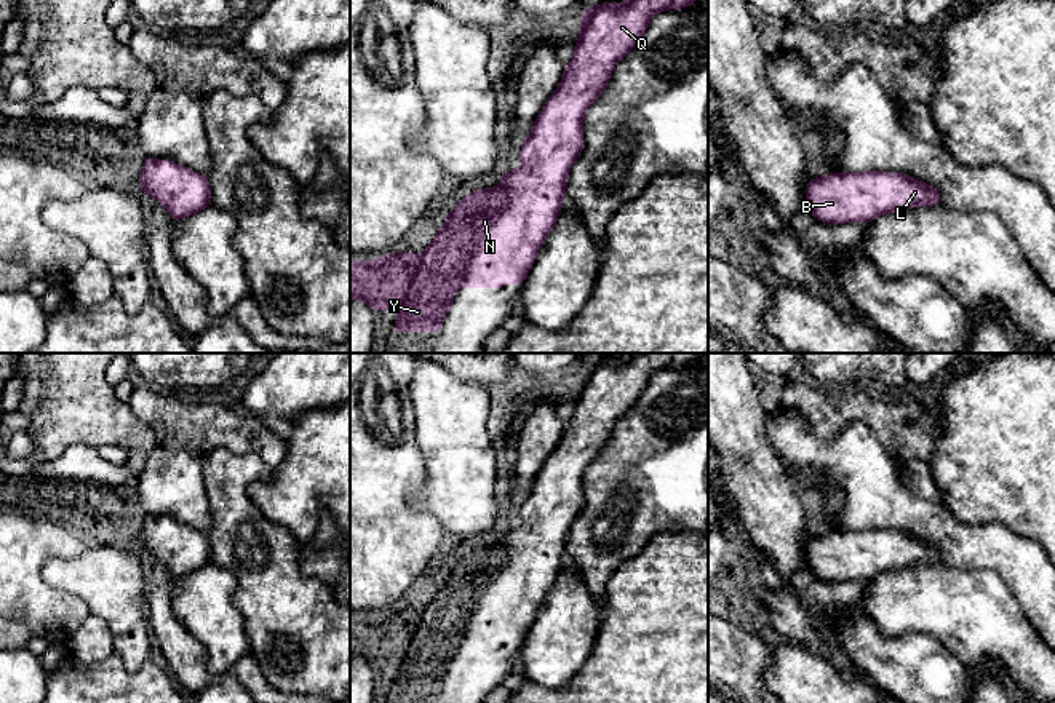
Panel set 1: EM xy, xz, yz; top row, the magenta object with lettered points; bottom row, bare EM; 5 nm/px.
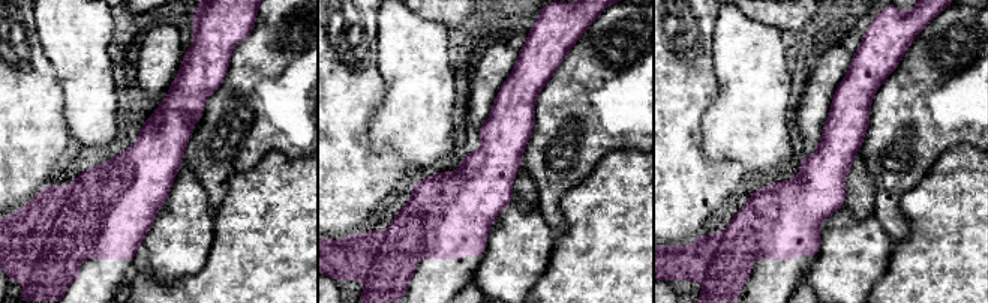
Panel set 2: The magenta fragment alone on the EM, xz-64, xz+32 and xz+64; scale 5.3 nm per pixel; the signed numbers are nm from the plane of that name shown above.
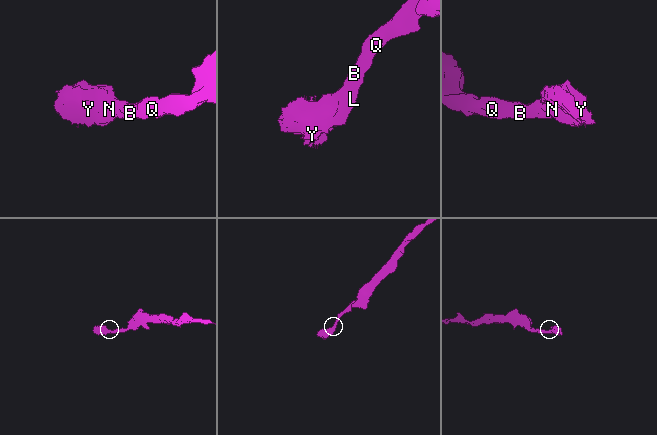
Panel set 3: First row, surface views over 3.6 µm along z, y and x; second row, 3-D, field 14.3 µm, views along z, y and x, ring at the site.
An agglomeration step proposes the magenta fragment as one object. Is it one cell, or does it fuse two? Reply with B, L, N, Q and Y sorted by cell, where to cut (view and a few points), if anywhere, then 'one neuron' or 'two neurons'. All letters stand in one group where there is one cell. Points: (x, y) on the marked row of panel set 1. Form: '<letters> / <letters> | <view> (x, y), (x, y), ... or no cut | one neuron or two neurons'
B L N Q Y | no cut | one neuron

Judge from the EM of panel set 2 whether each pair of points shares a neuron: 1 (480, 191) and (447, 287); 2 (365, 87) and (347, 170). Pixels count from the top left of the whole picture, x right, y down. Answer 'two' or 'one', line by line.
1: one
2: one

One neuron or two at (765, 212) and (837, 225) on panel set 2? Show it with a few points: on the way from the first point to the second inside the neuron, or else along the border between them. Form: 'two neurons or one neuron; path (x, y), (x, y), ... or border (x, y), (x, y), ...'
two neurons; border (841, 206), (820, 225), (820, 249), (814, 257)

